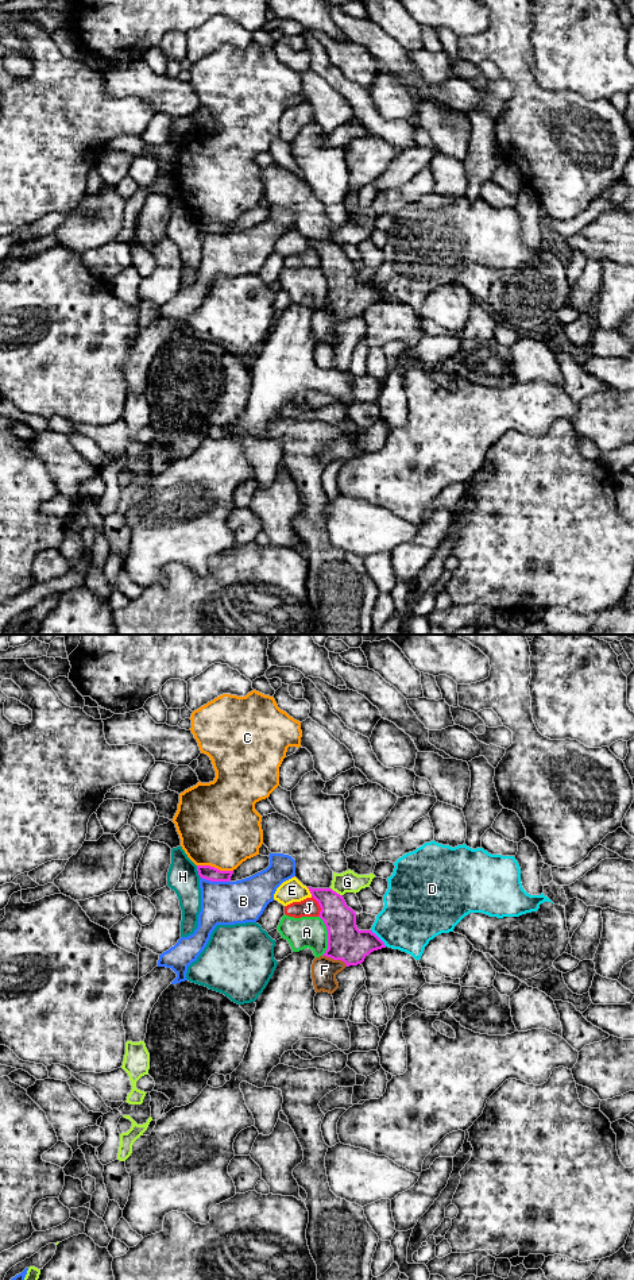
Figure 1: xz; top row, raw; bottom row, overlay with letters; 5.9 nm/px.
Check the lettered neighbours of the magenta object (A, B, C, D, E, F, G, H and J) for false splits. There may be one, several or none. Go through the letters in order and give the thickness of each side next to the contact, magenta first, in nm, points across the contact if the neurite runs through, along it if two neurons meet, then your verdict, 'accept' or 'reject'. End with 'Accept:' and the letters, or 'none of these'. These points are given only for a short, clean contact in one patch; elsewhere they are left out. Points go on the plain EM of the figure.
A: 220 nm thick on the magenta side, 190 nm on the other; reject
B: 90 nm thick on the magenta side, 260 nm on the other; reject
C: 90 nm thick on the magenta side, 480 nm on the other; border along xz (197, 216), (209, 216), (220, 222), (232, 223); reject
D: 220 nm thick on the magenta side, 360 nm on the other; reject
E: 180 nm thick on the magenta side, 140 nm on the other; reject
F: 220 nm thick on the magenta side, 160 nm on the other; runs through xz (346, 295), (346, 300), (335, 311), (324, 322); accept
G: 190 nm thick on the magenta side, 130 nm on the other; reject
H: 90 nm thick on the magenta side, 190 nm on the other; reject
J: 200 nm thick on the magenta side, 110 nm on the other; border along xz (312, 247), (320, 259), (319, 268); reject
Accept: F

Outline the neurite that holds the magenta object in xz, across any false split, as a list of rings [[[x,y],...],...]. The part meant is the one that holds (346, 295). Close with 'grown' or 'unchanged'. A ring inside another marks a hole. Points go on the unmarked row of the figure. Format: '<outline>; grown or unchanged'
[[[308,240],[321,259],[318,269],[328,282],[328,301],[312,316],[313,338],[316,344],[333,346],[339,340],[339,324],[362,316],[371,304],[386,297],[372,282],[357,281],[356,265],[347,258],[343,247],[332,240]]]; grown

